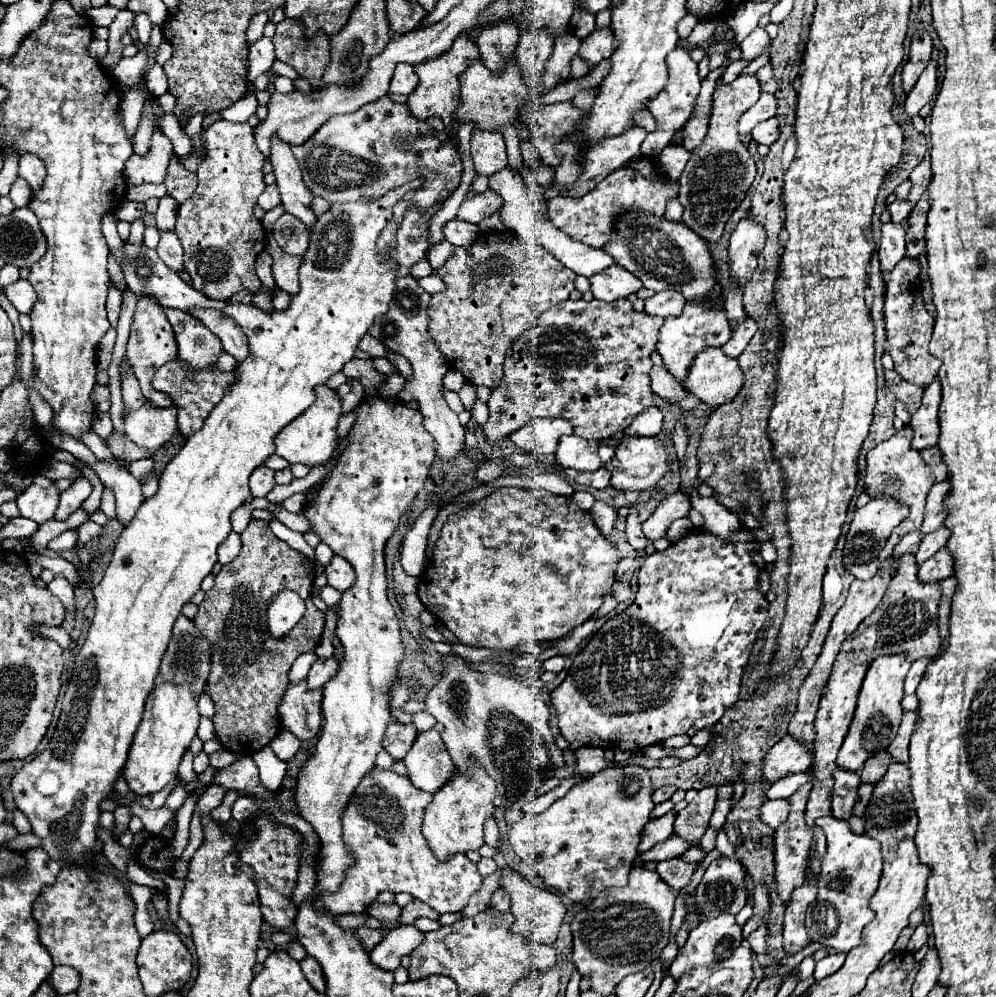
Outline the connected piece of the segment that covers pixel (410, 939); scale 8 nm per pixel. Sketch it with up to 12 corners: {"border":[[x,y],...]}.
{"border":[[399,926],[371,950],[371,960],[395,970],[425,934]]}

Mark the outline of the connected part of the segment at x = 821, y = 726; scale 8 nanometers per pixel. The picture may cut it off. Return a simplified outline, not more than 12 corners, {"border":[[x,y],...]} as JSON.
{"border":[[901,558],[881,606],[847,638],[815,720],[805,820],[815,872],[837,752],[879,654],[939,654],[939,582]]}

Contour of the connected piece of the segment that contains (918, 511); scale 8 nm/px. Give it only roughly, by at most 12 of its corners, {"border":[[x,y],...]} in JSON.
{"border":[[909,426],[867,454],[871,498],[909,502],[881,562],[919,528],[935,476],[911,448]]}

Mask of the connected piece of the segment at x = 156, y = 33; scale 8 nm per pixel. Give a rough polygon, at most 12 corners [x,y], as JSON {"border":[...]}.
{"border":[[153,26],[151,48],[149,48],[149,68],[155,64],[155,50],[163,40],[163,30]]}

